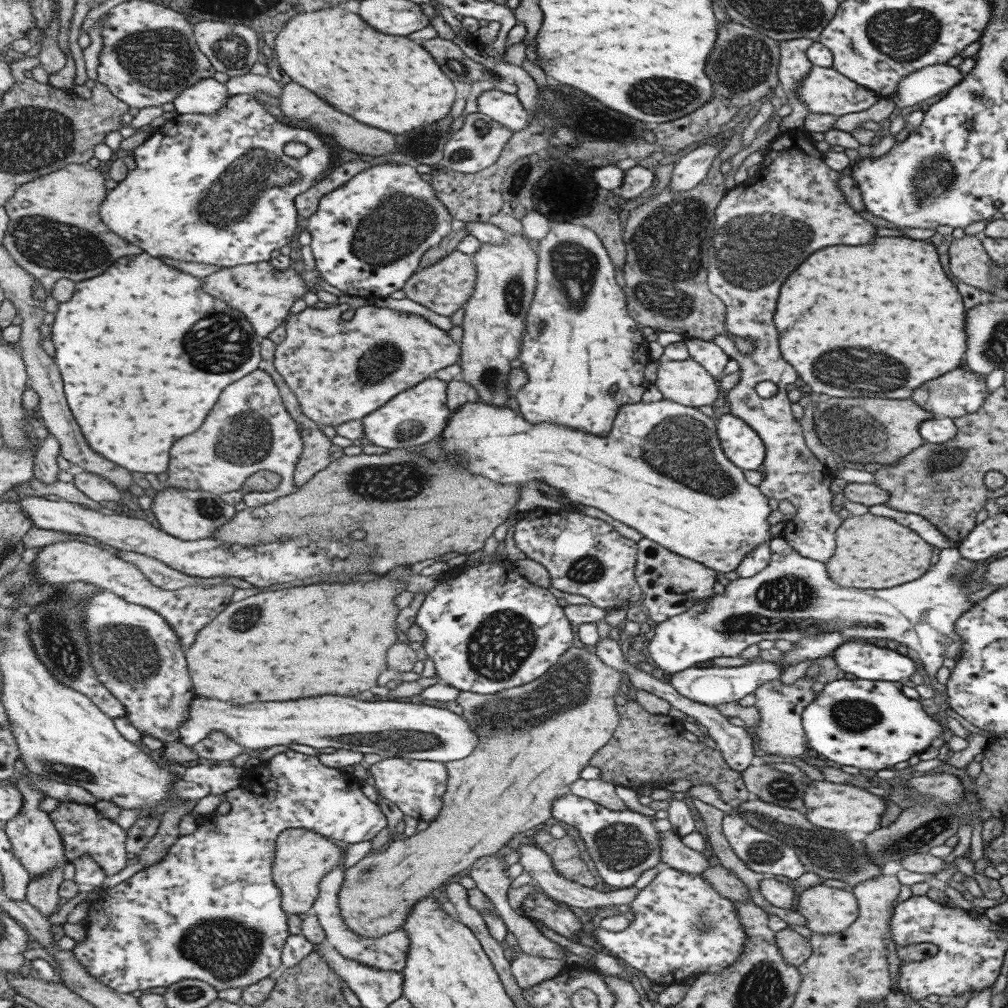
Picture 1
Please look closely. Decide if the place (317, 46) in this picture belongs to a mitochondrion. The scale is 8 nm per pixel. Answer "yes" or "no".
no

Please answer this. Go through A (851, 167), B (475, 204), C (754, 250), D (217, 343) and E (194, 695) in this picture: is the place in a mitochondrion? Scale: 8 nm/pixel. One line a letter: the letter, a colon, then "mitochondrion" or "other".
A: other
B: other
C: mitochondrion
D: mitochondrion
E: other

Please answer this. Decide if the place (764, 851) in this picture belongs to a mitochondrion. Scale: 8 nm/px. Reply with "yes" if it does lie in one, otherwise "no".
yes

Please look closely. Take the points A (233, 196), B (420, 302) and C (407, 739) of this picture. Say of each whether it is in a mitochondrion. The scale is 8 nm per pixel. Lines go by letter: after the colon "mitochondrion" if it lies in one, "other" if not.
A: mitochondrion
B: other
C: mitochondrion

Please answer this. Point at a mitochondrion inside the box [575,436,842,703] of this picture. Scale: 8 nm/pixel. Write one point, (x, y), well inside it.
(786, 603)

